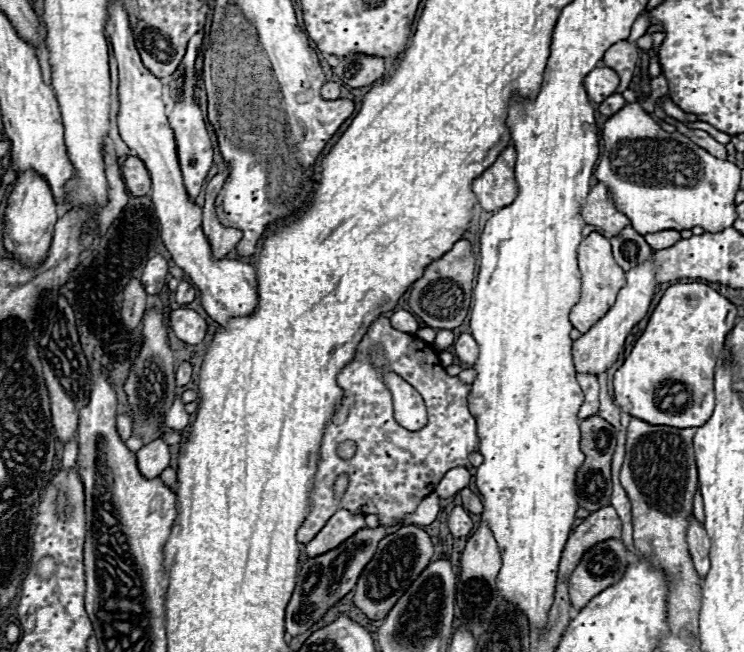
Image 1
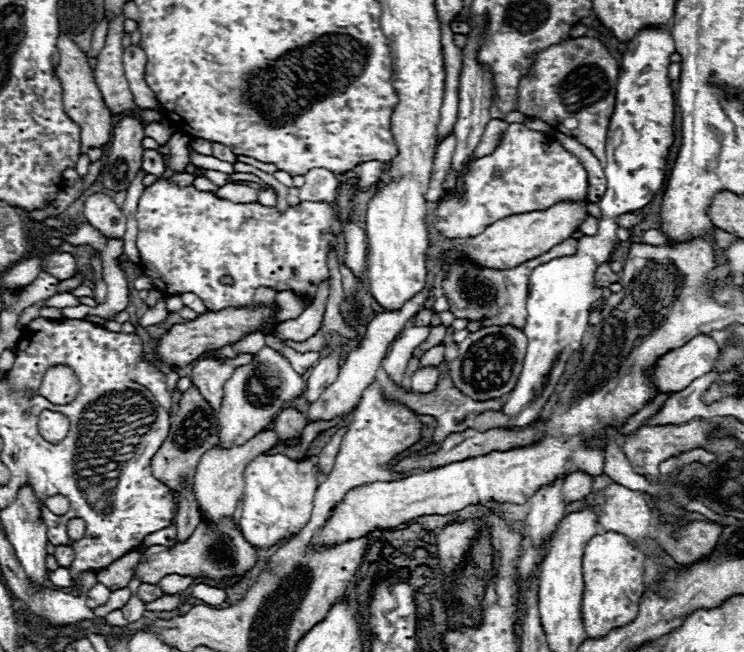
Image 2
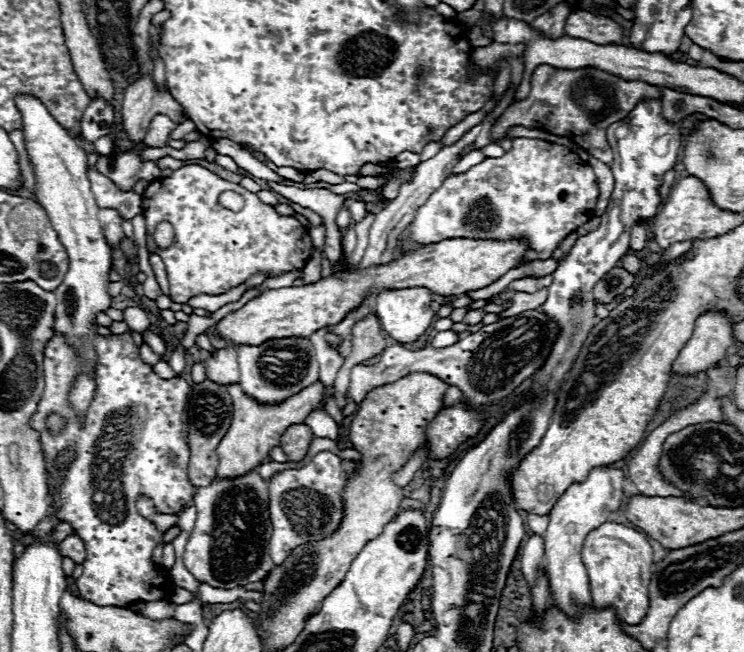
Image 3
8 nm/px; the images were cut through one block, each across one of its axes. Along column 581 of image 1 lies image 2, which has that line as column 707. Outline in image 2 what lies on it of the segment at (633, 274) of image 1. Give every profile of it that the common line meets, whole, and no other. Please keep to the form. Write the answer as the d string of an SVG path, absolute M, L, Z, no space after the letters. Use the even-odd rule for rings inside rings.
M698 334L684 346L674 348L658 358L650 370L650 378L656 390L662 394L684 390L694 378L712 370L716 356L718 344L712 338Z

